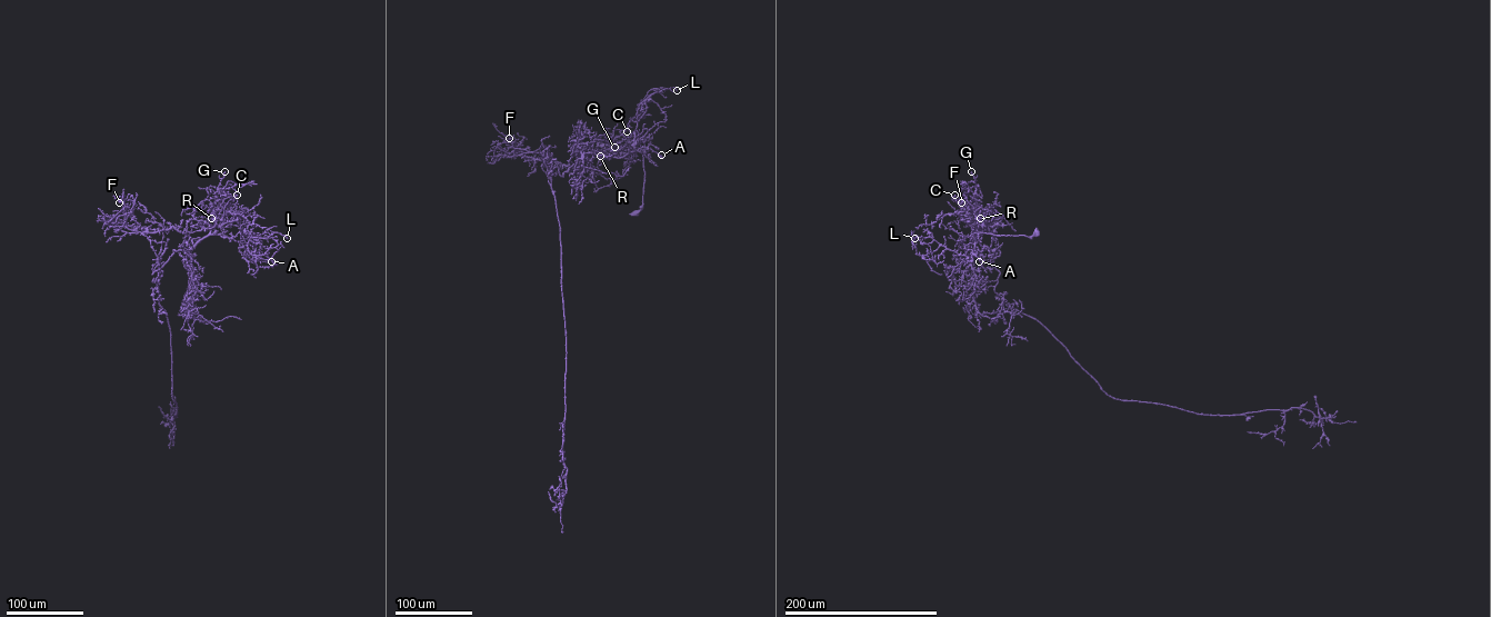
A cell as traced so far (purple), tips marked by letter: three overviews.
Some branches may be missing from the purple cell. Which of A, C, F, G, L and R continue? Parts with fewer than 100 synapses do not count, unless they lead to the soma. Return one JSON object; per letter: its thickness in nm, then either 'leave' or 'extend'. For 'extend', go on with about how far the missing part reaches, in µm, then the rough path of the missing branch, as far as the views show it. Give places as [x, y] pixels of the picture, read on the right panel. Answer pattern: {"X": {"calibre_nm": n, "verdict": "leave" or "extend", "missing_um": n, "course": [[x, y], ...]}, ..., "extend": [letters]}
{"A": {"calibre_nm": 130, "verdict": "leave"}, "C": {"calibre_nm": 360, "verdict": "leave"}, "F": {"calibre_nm": 160, "verdict": "leave"}, "G": {"calibre_nm": 200, "verdict": "leave"}, "L": {"calibre_nm": 190, "verdict": "leave"}, "R": {"calibre_nm": 110, "verdict": "leave"}, "extend": []}

